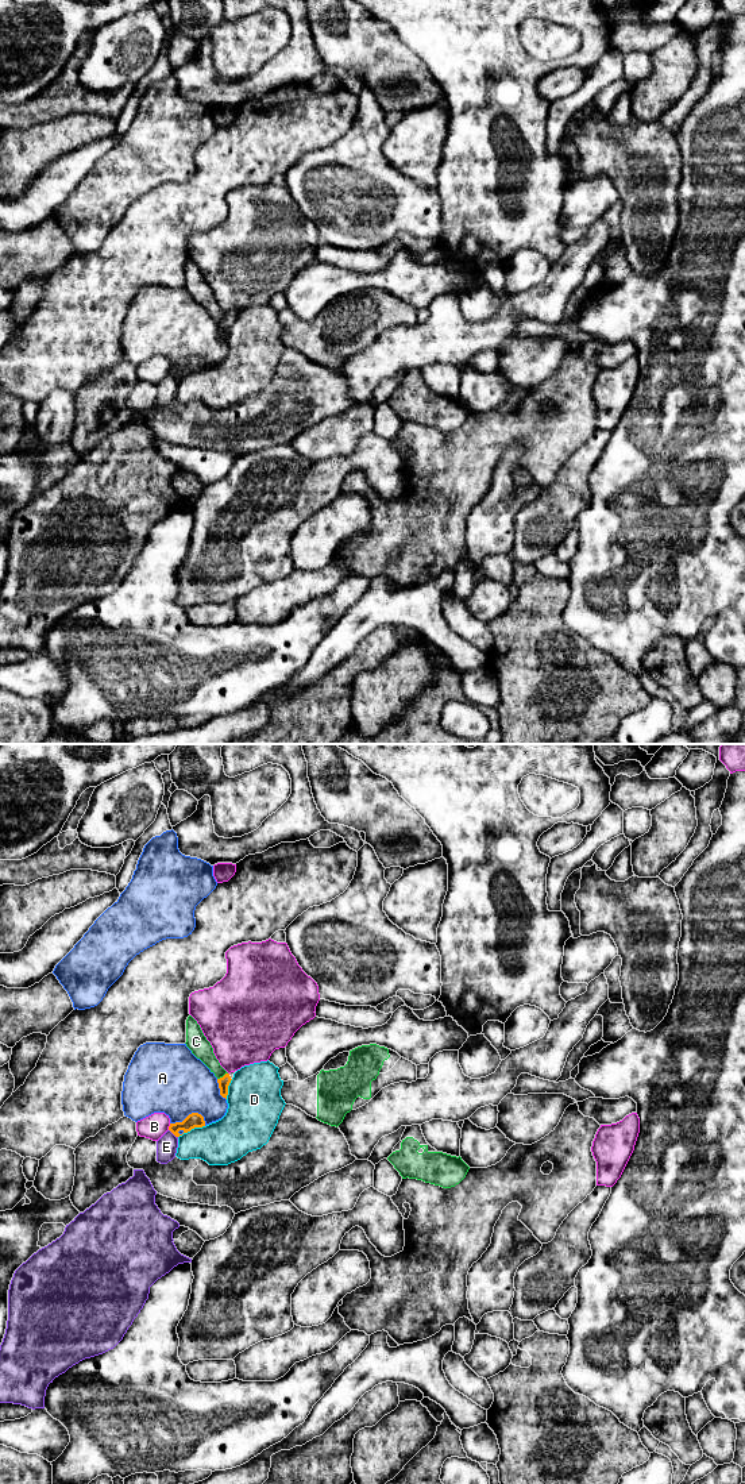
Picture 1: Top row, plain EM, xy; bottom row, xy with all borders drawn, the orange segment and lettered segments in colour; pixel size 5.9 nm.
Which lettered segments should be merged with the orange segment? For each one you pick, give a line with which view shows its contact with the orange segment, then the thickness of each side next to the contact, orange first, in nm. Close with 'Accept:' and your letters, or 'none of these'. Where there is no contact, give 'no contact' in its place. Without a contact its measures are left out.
Accept: none of these

